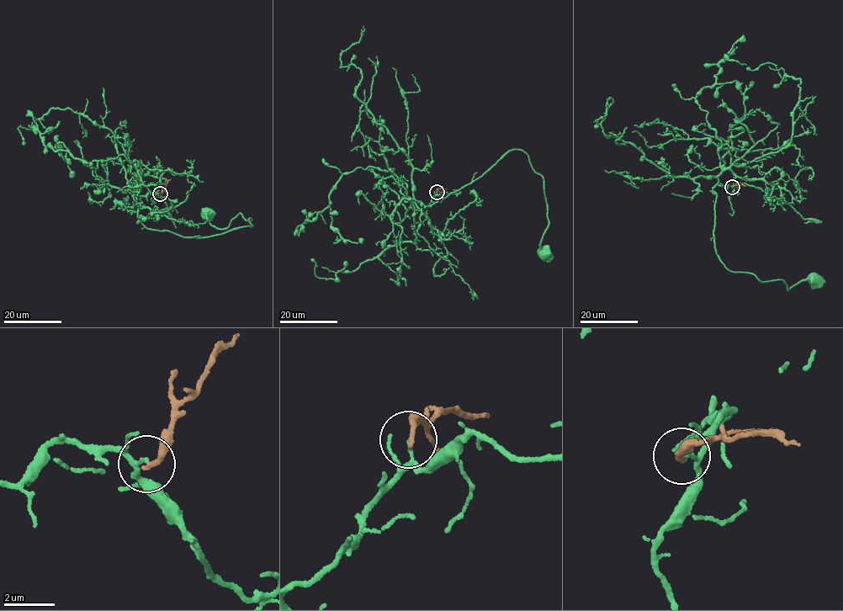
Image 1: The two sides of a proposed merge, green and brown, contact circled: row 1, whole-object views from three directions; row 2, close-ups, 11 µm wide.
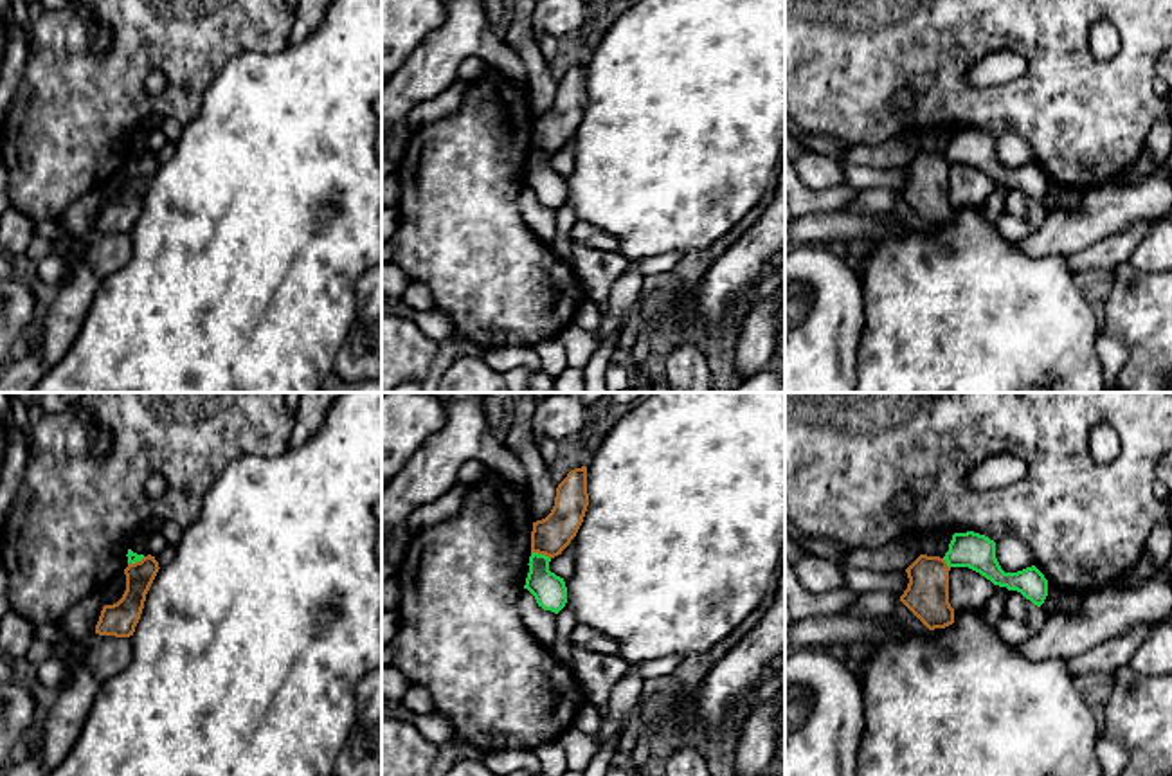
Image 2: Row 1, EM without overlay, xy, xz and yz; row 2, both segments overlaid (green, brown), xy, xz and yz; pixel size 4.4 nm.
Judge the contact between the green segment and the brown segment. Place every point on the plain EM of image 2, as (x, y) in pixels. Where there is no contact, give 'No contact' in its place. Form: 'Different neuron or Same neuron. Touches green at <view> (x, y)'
Different neuron. Touches green at xz (540, 152)

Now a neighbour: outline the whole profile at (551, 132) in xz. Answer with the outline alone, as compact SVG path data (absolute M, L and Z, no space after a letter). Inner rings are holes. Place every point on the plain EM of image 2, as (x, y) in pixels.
M587 63L574 65L558 81L551 110L533 119L531 149L554 155L576 133L589 103Z

